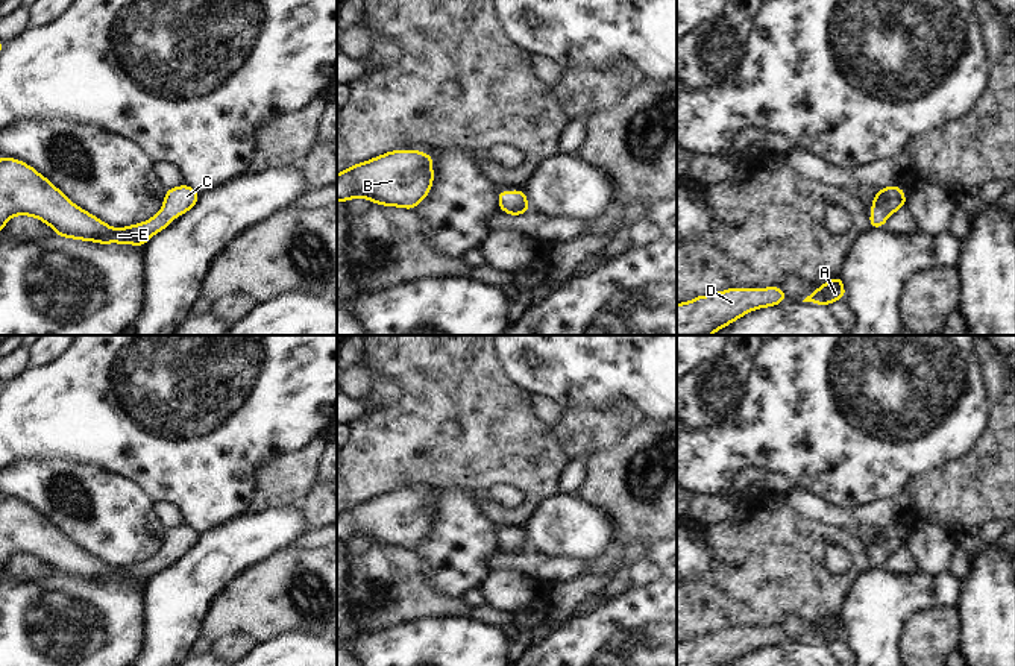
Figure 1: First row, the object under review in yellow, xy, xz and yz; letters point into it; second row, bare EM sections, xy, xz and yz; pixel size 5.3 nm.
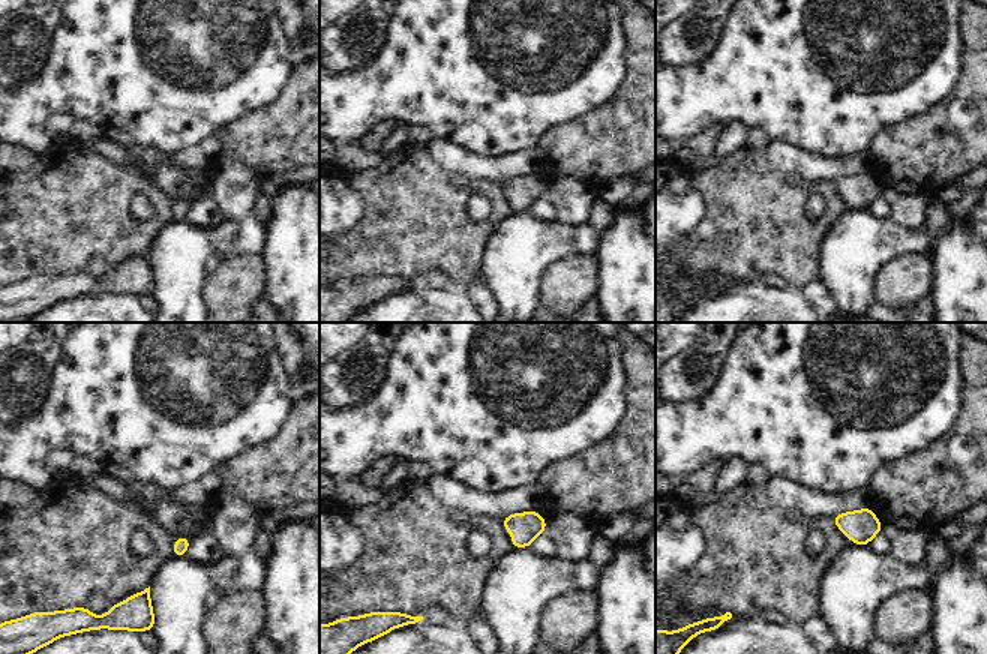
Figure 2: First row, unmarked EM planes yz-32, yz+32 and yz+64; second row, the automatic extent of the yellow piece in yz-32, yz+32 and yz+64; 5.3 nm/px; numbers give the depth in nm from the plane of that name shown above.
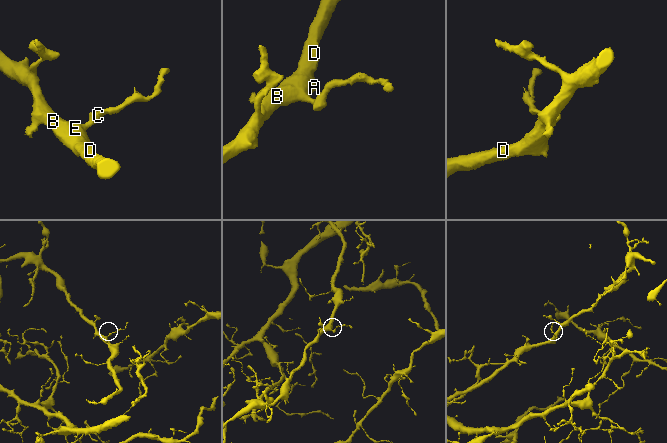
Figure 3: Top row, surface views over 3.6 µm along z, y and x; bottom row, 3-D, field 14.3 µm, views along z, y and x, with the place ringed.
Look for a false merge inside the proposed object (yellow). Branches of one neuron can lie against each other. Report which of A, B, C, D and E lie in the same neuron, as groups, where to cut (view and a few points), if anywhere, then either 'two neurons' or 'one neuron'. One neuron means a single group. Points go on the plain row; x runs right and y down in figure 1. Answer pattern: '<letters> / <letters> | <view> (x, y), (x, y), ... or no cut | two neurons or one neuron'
A B C D E | no cut | one neuron

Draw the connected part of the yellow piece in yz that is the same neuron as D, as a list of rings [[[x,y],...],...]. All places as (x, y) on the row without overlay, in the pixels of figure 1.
[[[781,627],[728,628],[677,643],[677,666],[727,666],[753,649],[786,640]]]

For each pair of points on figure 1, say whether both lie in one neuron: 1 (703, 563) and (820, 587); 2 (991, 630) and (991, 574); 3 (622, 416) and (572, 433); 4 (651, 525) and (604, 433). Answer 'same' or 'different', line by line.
1: different
2: same
3: same
4: different

